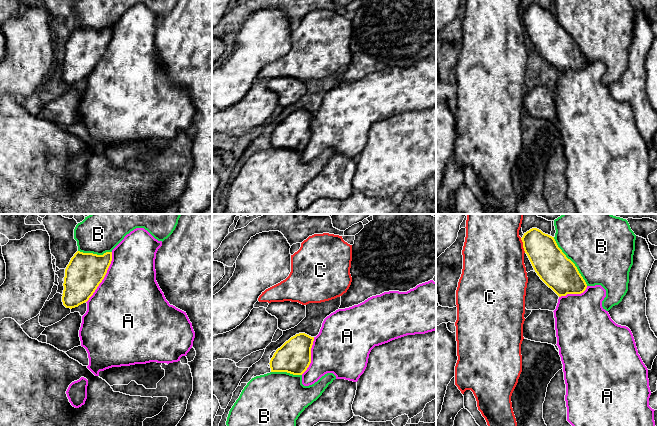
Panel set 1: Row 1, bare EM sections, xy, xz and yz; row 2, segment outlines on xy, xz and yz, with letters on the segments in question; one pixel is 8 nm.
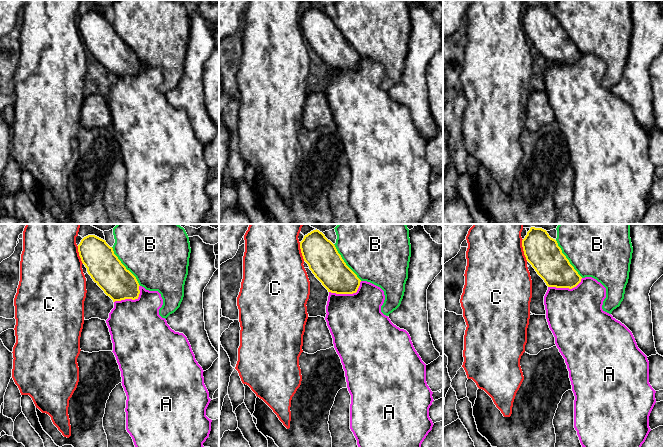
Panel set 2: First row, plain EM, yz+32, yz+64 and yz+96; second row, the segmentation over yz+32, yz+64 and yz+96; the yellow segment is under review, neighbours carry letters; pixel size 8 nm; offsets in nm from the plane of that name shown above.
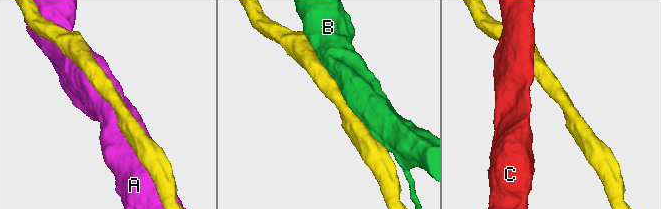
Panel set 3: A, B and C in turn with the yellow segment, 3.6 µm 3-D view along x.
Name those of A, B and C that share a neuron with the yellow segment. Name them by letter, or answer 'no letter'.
A

